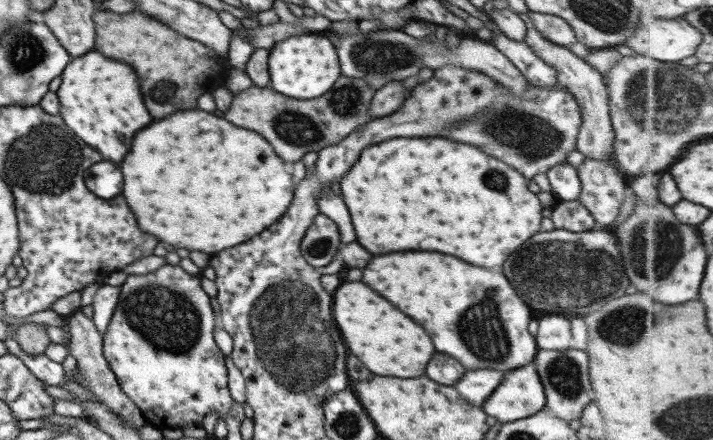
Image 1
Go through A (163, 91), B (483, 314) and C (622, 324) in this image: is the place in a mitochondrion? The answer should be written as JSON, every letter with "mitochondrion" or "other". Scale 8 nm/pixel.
{"A":"mitochondrion","B":"mitochondrion","C":"mitochondrion"}

